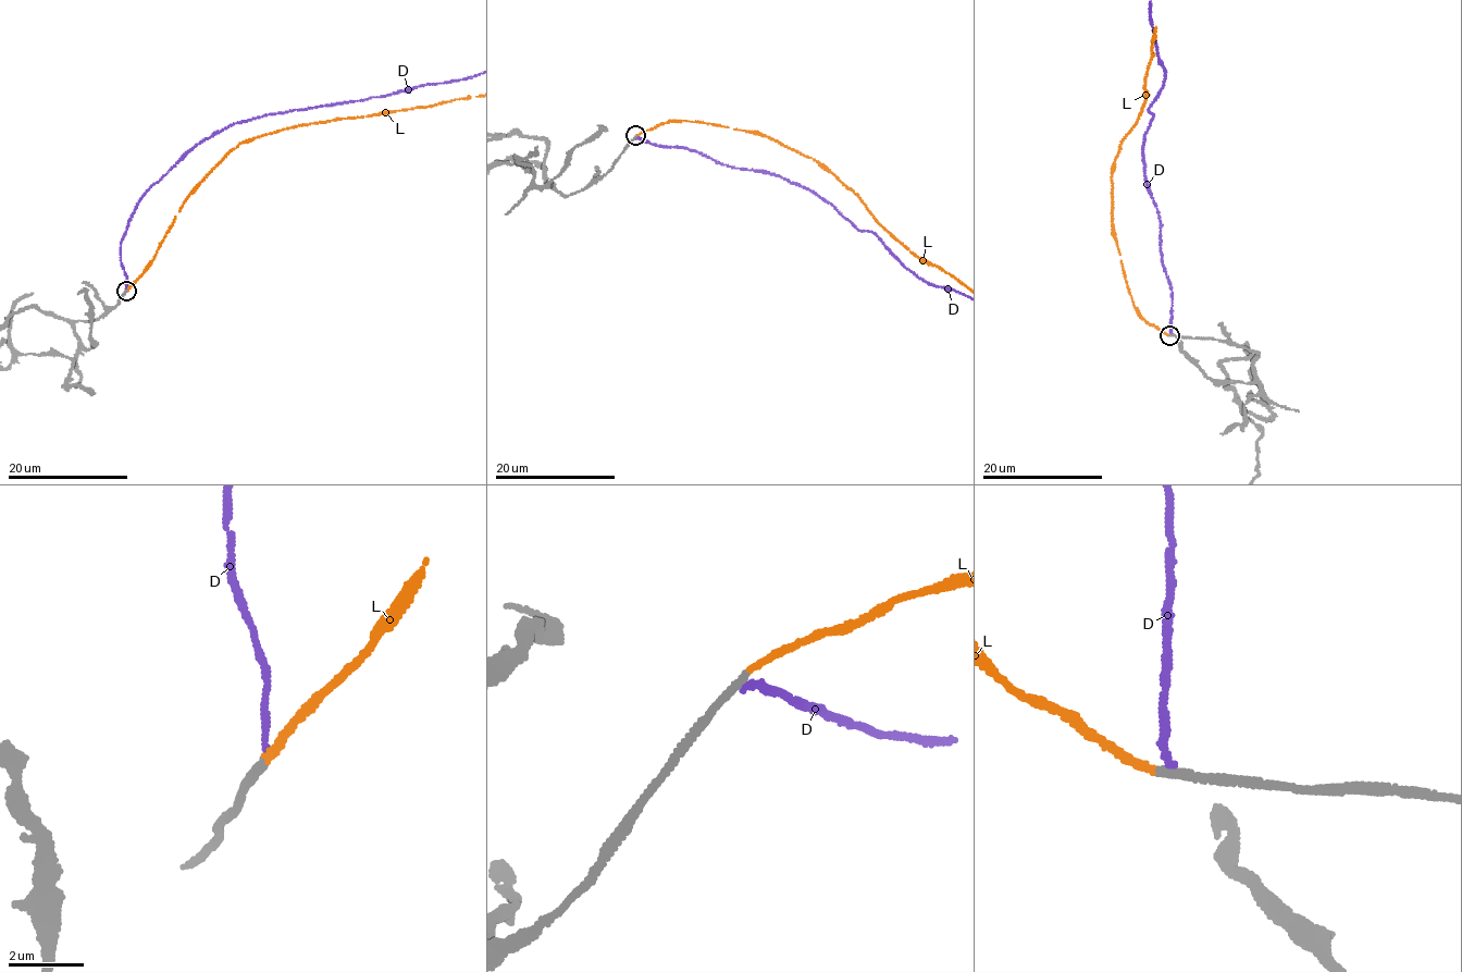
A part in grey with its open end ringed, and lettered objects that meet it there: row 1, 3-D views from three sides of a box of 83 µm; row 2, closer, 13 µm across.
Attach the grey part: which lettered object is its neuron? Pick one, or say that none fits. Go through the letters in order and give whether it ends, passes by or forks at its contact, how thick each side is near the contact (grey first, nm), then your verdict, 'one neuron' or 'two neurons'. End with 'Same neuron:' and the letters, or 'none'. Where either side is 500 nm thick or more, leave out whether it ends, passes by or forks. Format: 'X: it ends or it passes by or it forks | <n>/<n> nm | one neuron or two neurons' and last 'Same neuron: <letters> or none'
D: it ends | 240/170 nm | two neurons
L: it ends | 200/180 nm | one neuron
Same neuron: L

